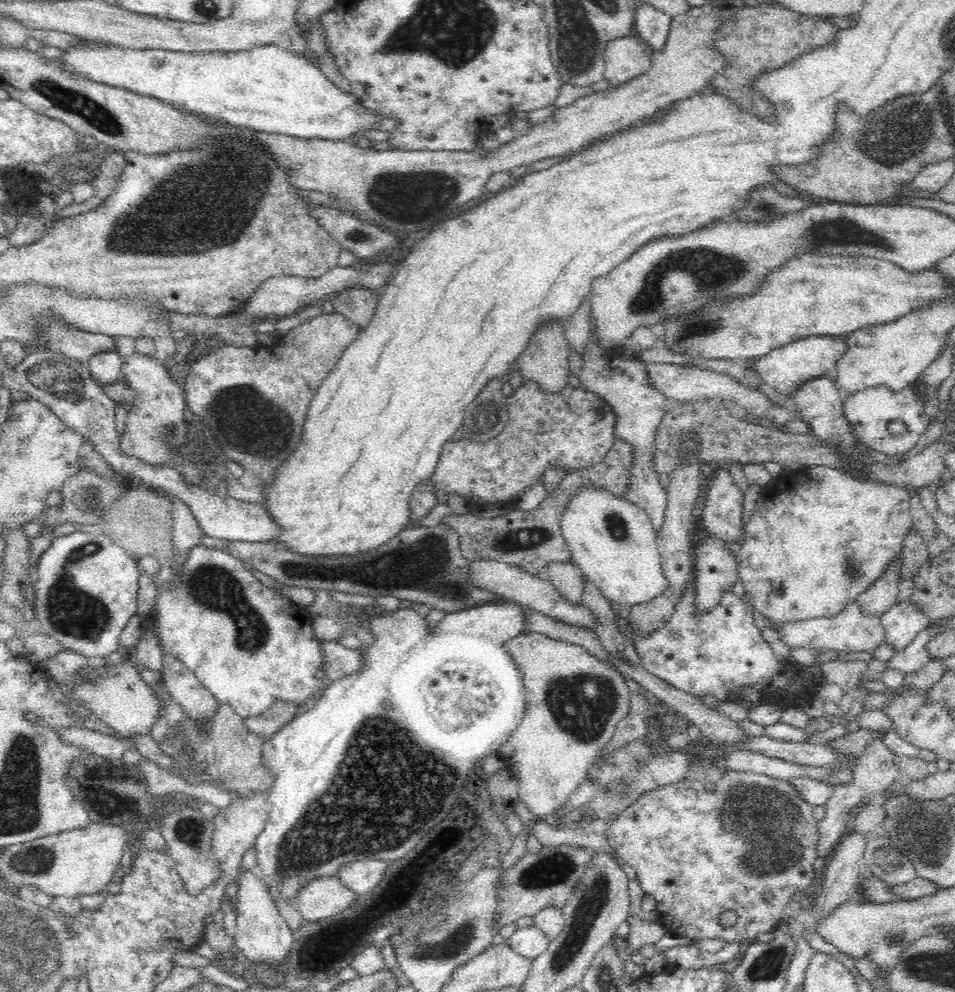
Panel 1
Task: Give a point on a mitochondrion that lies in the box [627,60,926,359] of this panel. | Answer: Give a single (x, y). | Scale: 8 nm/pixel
(710, 271)

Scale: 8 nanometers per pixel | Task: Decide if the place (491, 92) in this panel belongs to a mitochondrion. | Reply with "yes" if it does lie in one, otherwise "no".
no

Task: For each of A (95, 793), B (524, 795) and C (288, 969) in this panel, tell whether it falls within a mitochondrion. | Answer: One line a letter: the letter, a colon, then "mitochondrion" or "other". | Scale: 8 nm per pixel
A: mitochondrion
B: other
C: other

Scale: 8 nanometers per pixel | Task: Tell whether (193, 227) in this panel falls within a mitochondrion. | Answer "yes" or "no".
yes

